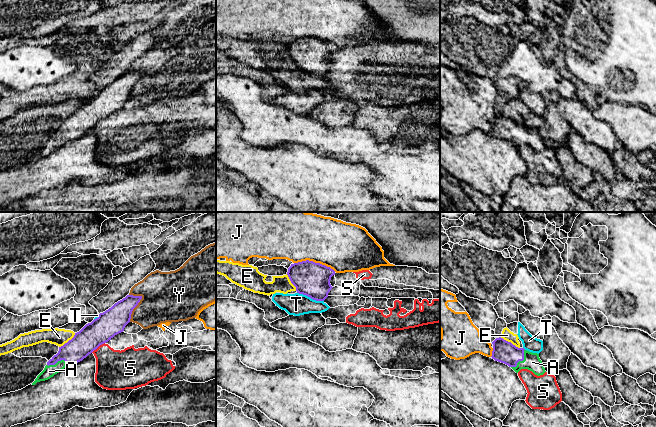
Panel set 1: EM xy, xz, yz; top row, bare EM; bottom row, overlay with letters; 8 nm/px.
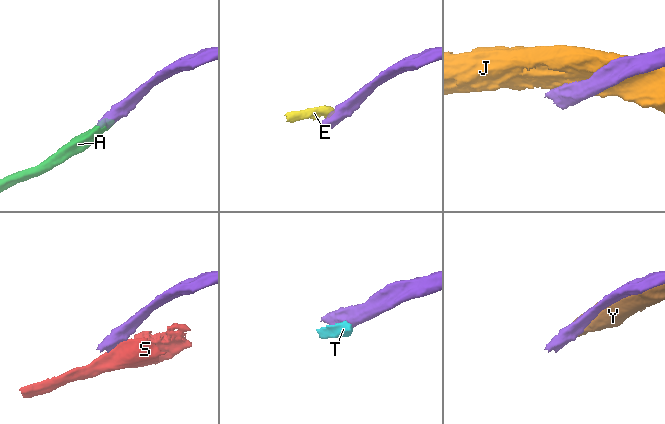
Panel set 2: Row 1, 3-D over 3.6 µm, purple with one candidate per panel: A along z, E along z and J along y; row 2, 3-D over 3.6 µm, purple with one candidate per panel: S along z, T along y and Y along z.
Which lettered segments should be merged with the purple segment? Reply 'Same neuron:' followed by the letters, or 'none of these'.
Same neuron: A

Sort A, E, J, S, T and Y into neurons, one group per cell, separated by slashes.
A / E T Y / J / S

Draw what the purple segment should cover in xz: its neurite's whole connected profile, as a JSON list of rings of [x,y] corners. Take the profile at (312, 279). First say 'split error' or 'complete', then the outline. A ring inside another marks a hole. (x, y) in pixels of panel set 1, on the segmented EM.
complete; [[[306,260],[291,264],[287,275],[297,293],[316,301],[324,301],[333,288],[330,280],[335,271],[320,263]]]

